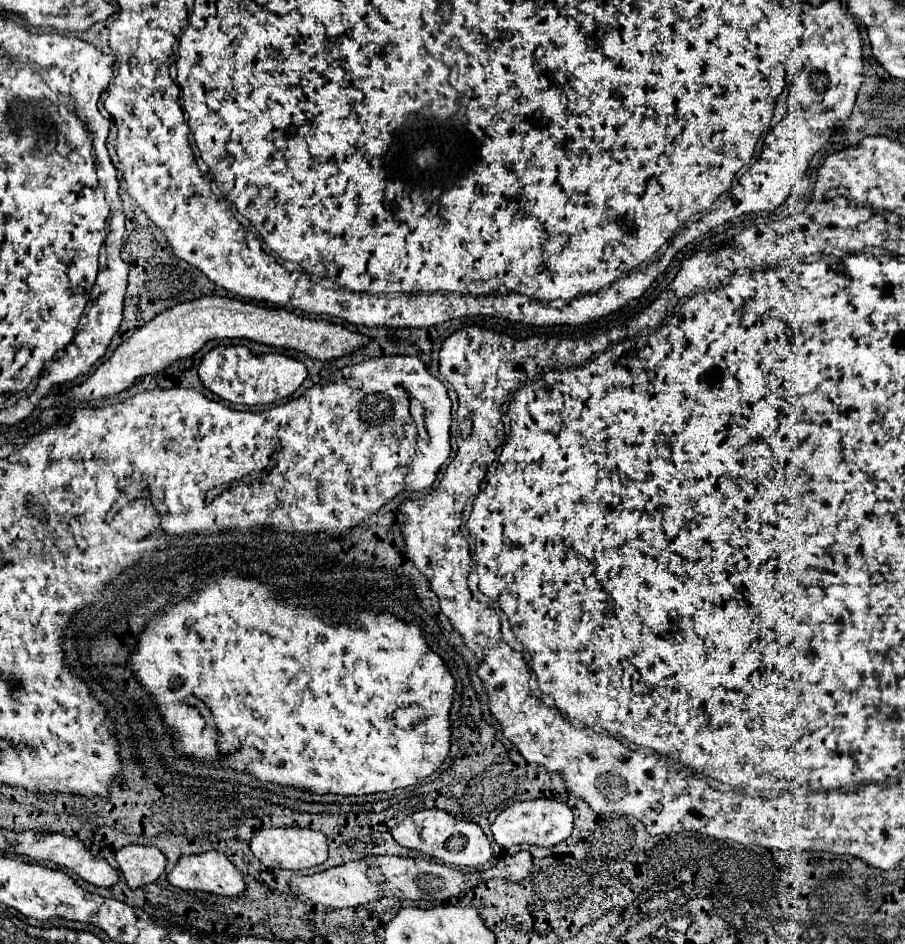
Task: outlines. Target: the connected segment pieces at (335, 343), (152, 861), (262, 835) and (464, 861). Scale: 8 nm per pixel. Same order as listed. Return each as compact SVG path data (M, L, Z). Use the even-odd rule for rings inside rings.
M203 296L169 308L167 312L155 316L151 322L147 322L137 332L133 332L133 336L127 338L113 352L113 356L97 368L97 372L89 380L71 388L65 394L61 406L67 406L71 402L89 402L89 400L115 396L131 388L135 378L159 372L179 358L189 358L207 340L213 338L247 338L279 348L295 348L317 360L333 360L345 356L367 342L365 336L341 328L339 324L329 324L325 320L313 320L313 318L309 320L293 312L287 312L285 308L267 308L253 302L241 302L223 296Z
M139 844L121 848L115 858L127 880L127 886L133 890L155 882L163 874L167 864L161 850L139 846Z
M267 828L253 836L251 852L267 868L289 868L289 870L307 870L319 866L327 860L327 842L323 832L307 828Z
M443 810L415 812L415 814L407 816L403 822L399 822L391 834L393 834L395 842L399 842L401 846L419 850L419 852L423 852L435 860L441 860L445 864L451 864L451 866L479 868L479 866L487 864L491 858L491 844L489 844L487 836L483 834L483 830L473 822L455 820L453 816L449 816Z

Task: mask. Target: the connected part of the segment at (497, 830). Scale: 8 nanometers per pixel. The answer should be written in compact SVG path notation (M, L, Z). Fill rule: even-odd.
M527 800L527 802L515 802L509 808L505 808L495 822L491 824L491 832L495 842L503 850L515 850L521 846L555 846L563 842L573 830L573 812L565 802L557 800Z

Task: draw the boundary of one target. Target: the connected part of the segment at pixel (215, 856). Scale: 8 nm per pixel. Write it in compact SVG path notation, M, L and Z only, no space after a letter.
M217 850L181 856L167 874L167 880L181 890L199 890L231 898L243 894L245 890L241 872Z

